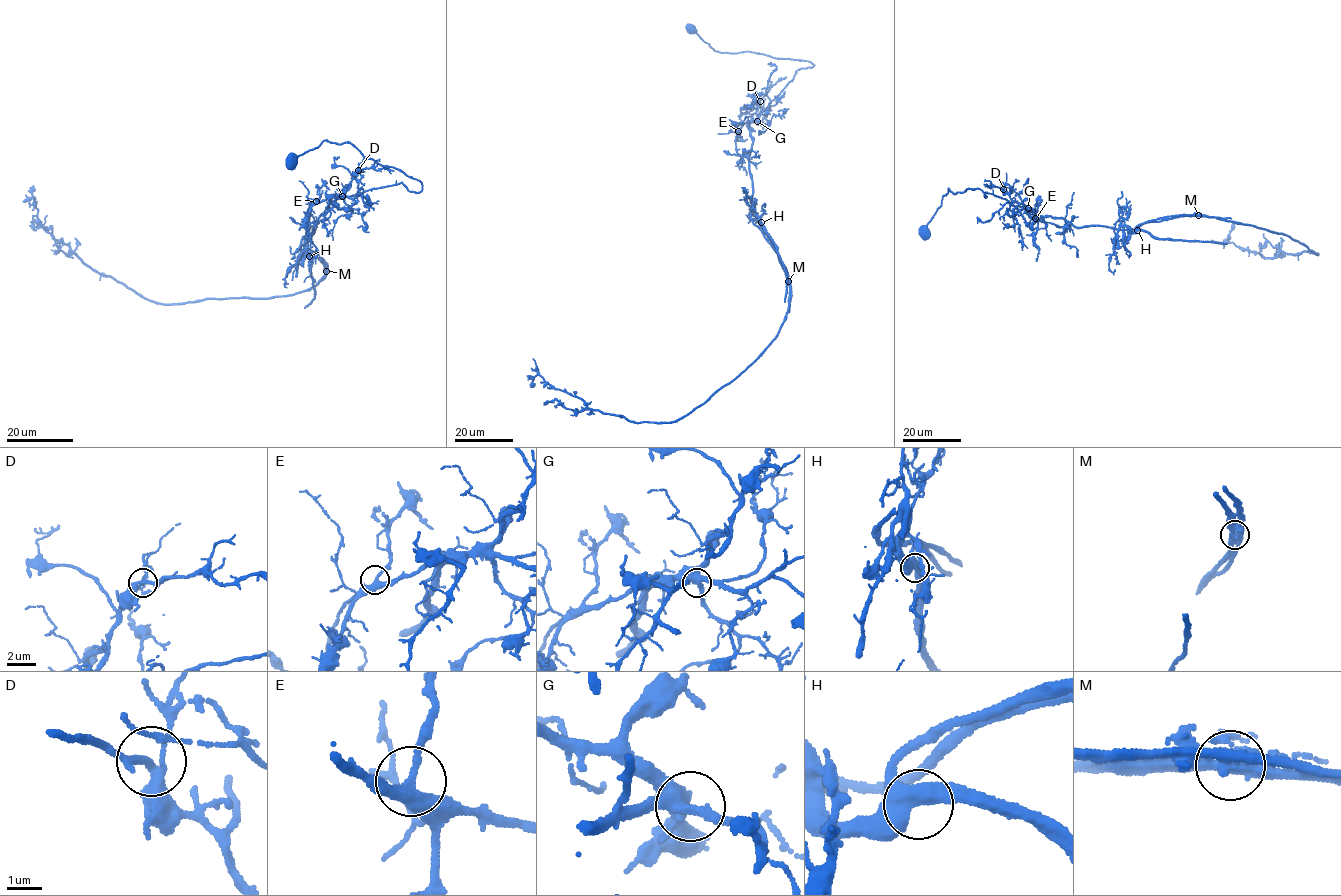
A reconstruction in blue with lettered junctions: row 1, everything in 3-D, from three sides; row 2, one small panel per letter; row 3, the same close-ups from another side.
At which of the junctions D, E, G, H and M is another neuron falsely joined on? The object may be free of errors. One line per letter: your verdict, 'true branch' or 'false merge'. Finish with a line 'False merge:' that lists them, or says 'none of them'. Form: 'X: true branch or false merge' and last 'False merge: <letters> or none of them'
D: true branch
E: true branch
G: true branch
H: true branch
M: false merge
False merge: M

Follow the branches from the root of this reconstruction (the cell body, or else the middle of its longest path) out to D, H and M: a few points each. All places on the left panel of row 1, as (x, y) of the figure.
D: (292, 161), (324, 140), (350, 143), (421, 190), (401, 183), (352, 198), (344, 193), (358, 170)
H: (292, 161), (324, 140), (350, 143), (422, 186), (417, 192), (401, 183), (332, 197), (299, 248), (309, 256)
M: (292, 161), (324, 140), (350, 143), (422, 186), (417, 192), (401, 183), (331, 198), (299, 249), (326, 271)

